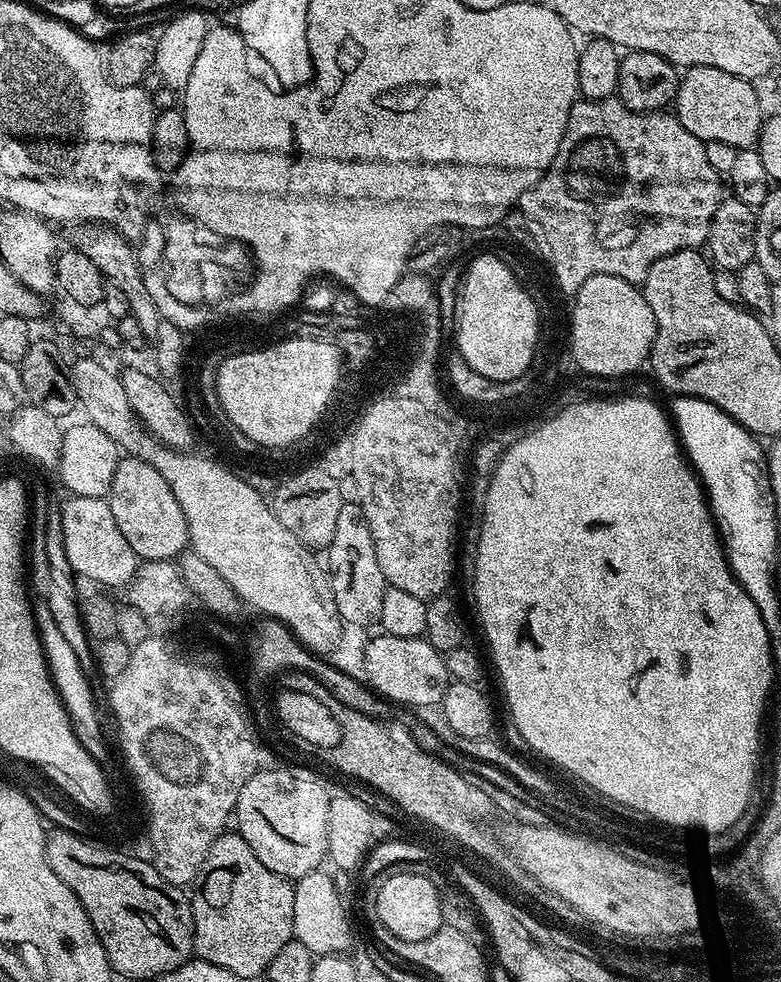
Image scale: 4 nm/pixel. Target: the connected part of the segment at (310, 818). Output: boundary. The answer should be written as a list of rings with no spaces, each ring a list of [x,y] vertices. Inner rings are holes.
[[[285,768],[255,773],[242,786],[234,813],[234,828],[258,854],[266,870],[293,882],[317,871],[328,856],[330,789],[308,768]]]

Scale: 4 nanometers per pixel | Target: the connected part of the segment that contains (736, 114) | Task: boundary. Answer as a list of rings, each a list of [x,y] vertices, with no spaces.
[[[698,66],[687,69],[680,76],[680,85],[676,87],[674,115],[694,138],[702,141],[726,142],[726,146],[734,146],[737,150],[753,147],[760,139],[760,127],[764,125],[765,114],[758,106],[758,88],[753,81],[743,80],[734,74],[726,74],[726,70],[714,70],[710,66]]]

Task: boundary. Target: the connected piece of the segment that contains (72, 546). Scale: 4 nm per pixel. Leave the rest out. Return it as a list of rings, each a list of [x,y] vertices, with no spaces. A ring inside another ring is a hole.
[[[74,495],[67,499],[60,509],[62,542],[73,572],[76,576],[94,578],[94,582],[109,590],[123,589],[136,576],[138,557],[130,550],[130,542],[126,542],[122,530],[118,530],[118,522],[114,522],[107,499]]]

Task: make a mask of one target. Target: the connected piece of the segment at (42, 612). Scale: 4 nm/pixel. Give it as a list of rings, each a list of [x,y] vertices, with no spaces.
[[[41,598],[33,599],[32,613],[36,619],[36,629],[40,635],[42,650],[52,675],[52,681],[62,698],[64,709],[68,712],[74,734],[78,738],[78,742],[82,742],[82,747],[86,749],[86,754],[90,754],[90,758],[97,760],[101,766],[107,765],[108,744],[104,741],[104,728],[100,725],[100,712],[96,709],[96,696],[92,693],[90,682],[92,680],[88,674],[83,672],[77,655],[74,654],[73,649],[66,642],[61,630],[57,627],[57,623],[54,622],[53,615],[50,614],[46,602]]]

